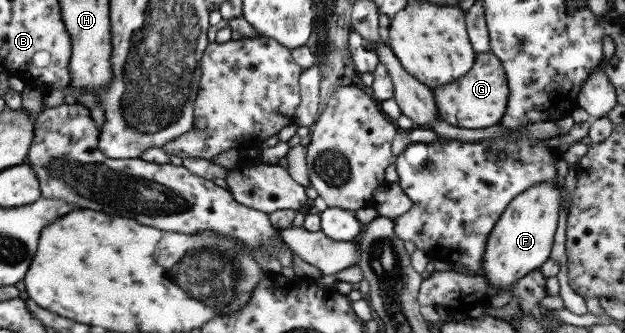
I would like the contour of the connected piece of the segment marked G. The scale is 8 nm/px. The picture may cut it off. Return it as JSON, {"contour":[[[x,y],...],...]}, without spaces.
{"contour":[[[489,52],[476,53],[473,68],[463,76],[433,89],[433,98],[439,119],[457,128],[487,128],[498,124],[505,112],[509,88],[504,70],[496,57]]]}

